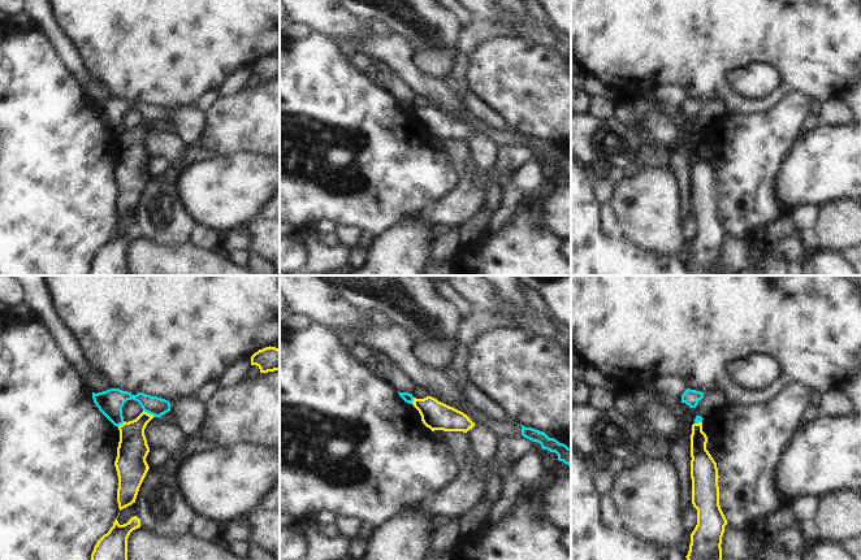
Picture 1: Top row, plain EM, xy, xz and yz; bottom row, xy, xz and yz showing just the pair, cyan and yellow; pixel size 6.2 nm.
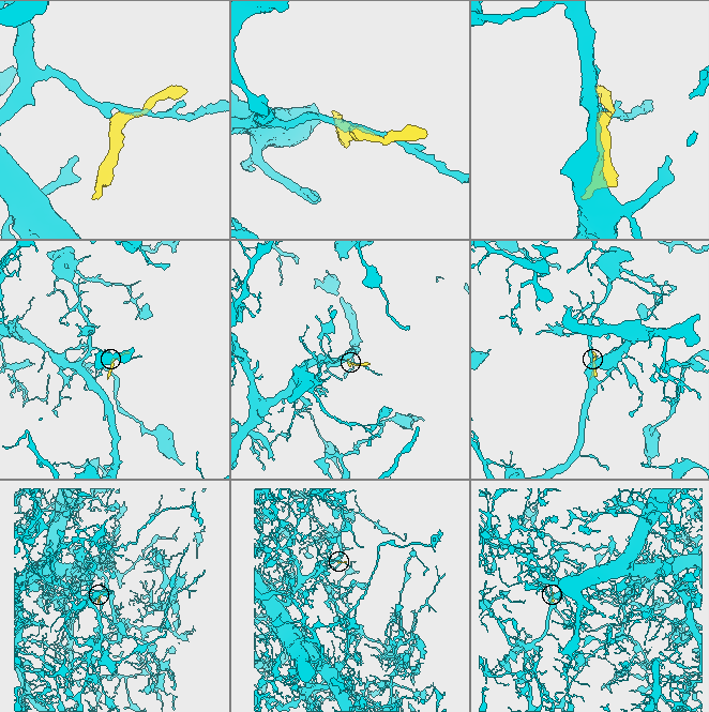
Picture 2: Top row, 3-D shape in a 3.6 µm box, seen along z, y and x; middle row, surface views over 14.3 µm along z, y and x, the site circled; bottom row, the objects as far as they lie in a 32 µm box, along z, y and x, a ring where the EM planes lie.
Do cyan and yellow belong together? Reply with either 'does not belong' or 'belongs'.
does not belong

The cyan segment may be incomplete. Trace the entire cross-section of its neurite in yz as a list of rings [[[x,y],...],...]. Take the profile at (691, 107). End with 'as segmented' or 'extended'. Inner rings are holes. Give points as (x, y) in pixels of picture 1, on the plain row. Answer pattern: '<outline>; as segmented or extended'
[[[687,97],[682,104],[682,112],[685,112],[691,117],[696,117],[698,110],[704,107],[704,101]]]; as segmented

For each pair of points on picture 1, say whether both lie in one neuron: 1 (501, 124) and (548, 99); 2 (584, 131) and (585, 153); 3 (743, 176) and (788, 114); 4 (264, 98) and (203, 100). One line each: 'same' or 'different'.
1: different
2: same
3: same
4: different

